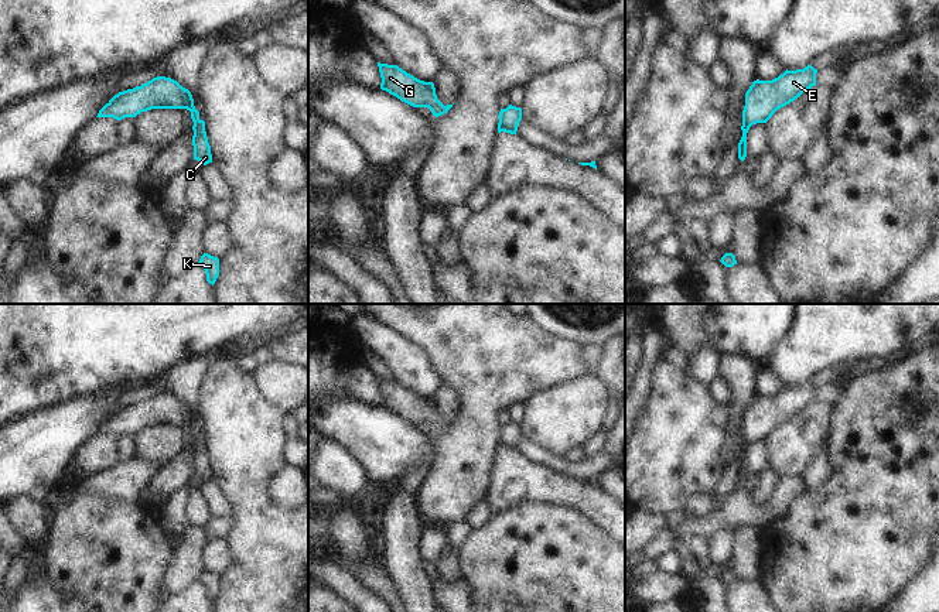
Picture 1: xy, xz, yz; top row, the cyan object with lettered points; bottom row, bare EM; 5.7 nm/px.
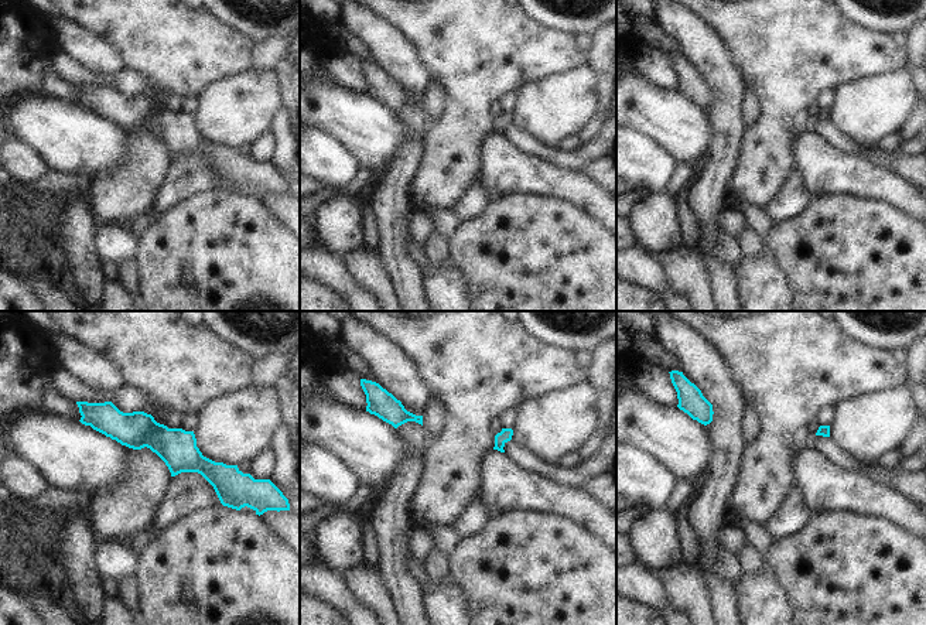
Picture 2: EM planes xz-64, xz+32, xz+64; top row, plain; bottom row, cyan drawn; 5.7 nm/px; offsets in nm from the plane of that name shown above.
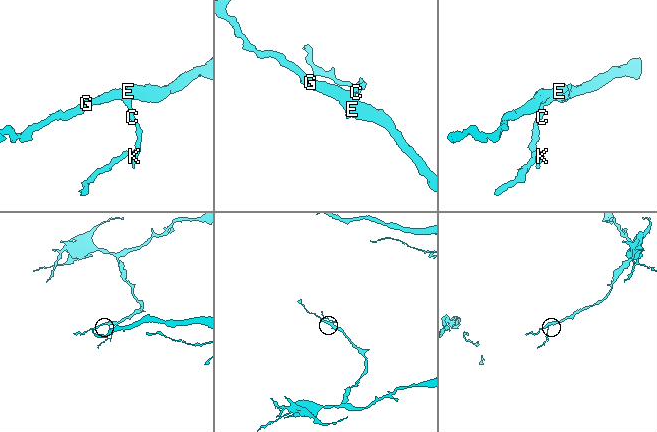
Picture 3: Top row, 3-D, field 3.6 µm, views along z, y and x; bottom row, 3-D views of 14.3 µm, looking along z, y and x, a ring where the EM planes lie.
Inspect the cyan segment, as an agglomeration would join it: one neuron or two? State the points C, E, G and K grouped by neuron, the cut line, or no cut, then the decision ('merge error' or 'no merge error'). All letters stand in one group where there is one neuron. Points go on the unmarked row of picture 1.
C E G K | no cut | no merge error

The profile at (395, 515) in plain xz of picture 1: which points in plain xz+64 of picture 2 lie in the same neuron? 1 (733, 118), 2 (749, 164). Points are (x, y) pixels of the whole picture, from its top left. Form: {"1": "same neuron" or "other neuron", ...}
{"1": "same neuron", "2": "other neuron"}

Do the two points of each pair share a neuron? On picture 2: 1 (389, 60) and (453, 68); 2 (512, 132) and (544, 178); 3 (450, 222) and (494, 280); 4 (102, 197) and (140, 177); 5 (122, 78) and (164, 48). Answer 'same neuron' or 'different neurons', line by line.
1: different neurons
2: different neurons
3: different neurons
4: same neuron
5: different neurons

